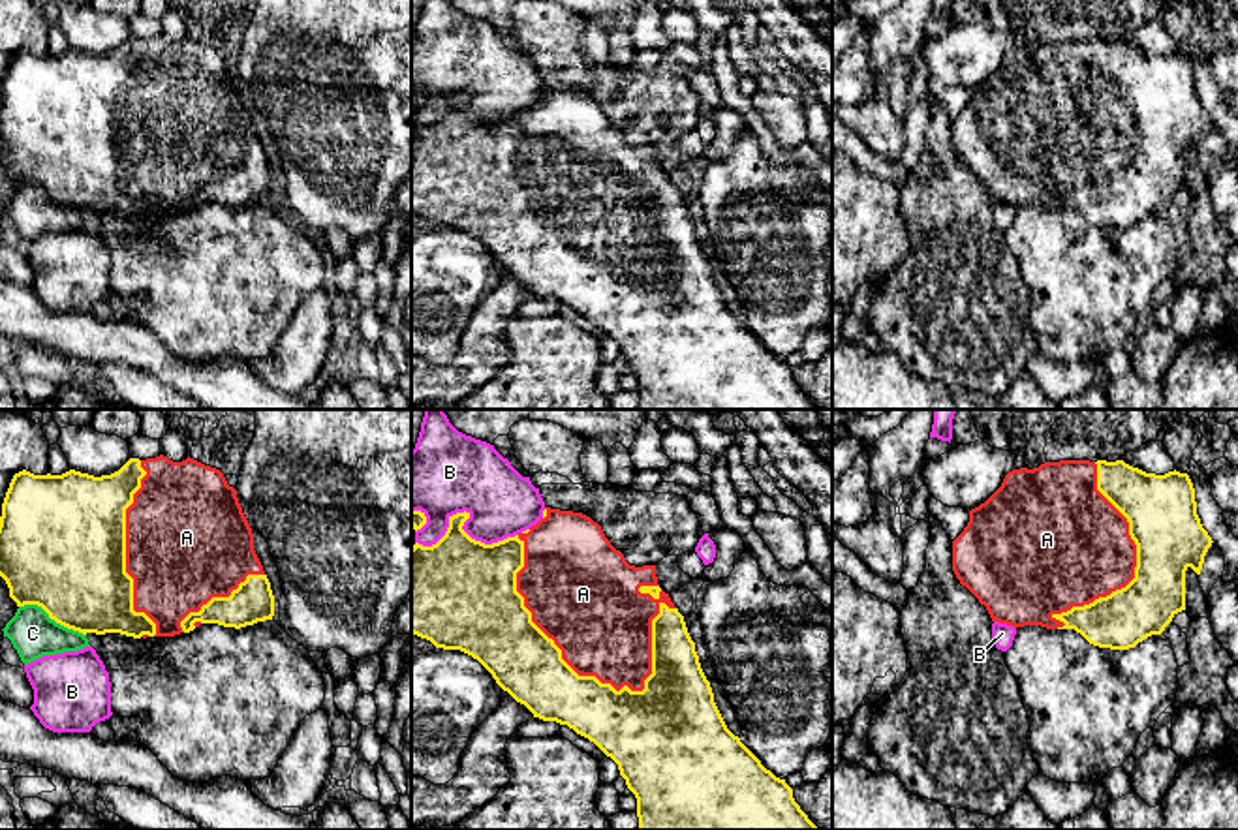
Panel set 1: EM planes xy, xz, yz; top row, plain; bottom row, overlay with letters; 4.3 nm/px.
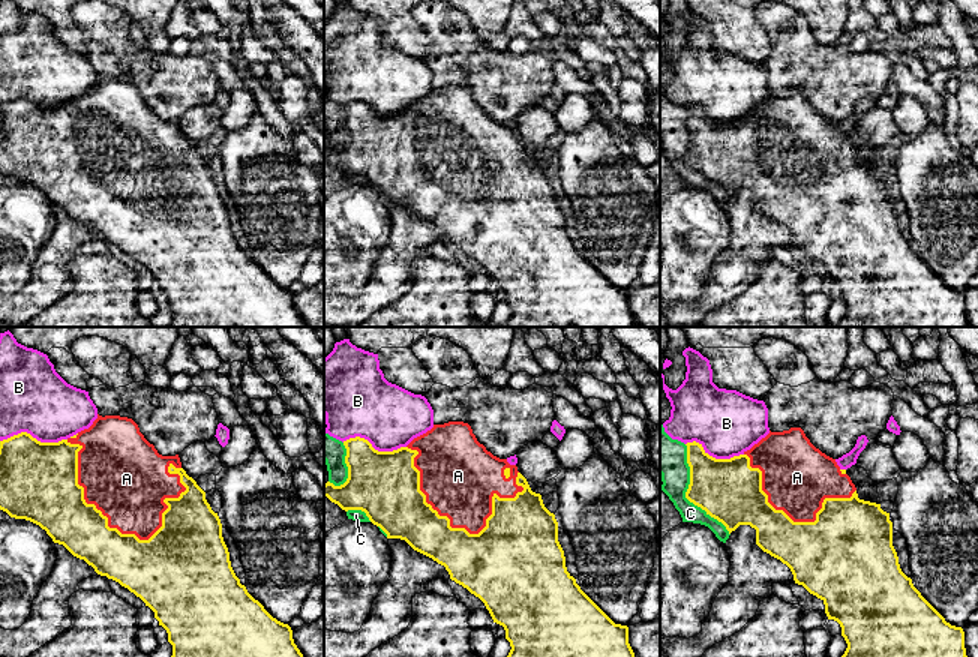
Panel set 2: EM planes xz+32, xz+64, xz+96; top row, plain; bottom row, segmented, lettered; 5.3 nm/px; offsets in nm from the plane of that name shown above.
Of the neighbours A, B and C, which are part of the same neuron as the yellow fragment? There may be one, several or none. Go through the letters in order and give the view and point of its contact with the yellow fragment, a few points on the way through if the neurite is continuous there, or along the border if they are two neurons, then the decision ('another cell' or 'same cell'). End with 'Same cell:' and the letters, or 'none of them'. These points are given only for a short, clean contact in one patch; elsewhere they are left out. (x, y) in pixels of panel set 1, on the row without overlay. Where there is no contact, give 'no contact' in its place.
A: contact xz (547, 216); same cell
B: contact xz (468, 96); another cell
C: contact xy (53, 198); another cell
Same cell: A

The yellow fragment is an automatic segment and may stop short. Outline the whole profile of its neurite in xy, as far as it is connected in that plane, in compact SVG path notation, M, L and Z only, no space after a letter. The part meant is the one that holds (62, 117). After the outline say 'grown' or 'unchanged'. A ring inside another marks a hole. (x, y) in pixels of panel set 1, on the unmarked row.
M163 34L147 39L130 38L118 51L101 56L75 49L62 54L34 54L26 49L15 53L2 83L0 156L6 160L9 177L17 182L17 186L38 184L51 199L83 214L120 212L133 218L175 216L190 212L201 203L218 203L240 208L257 201L272 199L274 195L271 161L254 130L254 113L239 83L237 69L227 64L220 49L205 45L190 36L182 41L173 41Z | grown

